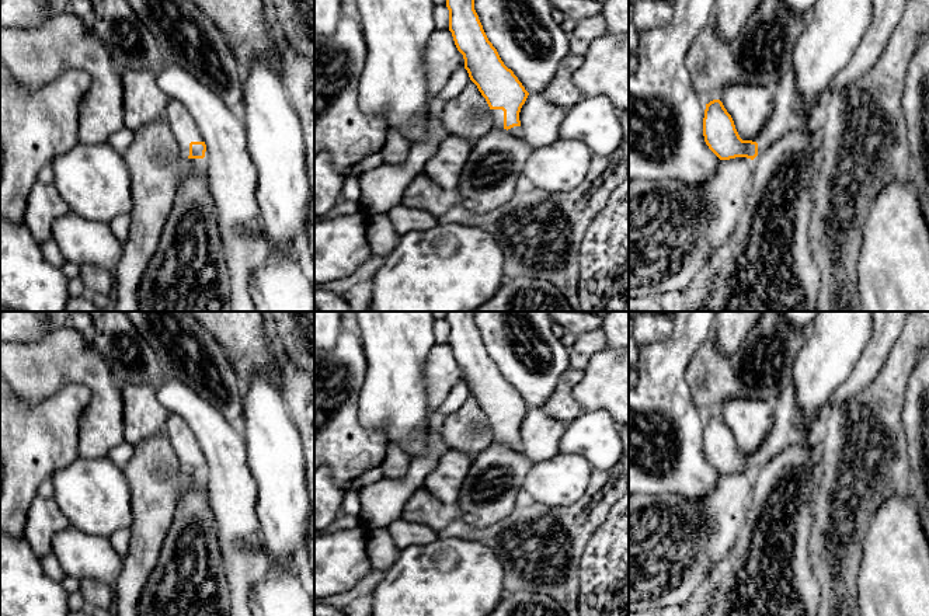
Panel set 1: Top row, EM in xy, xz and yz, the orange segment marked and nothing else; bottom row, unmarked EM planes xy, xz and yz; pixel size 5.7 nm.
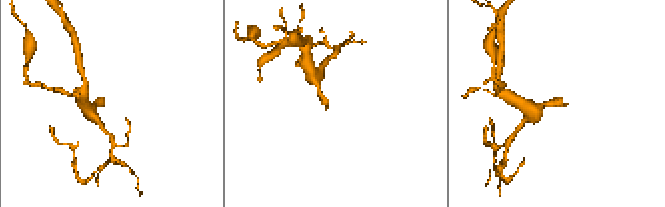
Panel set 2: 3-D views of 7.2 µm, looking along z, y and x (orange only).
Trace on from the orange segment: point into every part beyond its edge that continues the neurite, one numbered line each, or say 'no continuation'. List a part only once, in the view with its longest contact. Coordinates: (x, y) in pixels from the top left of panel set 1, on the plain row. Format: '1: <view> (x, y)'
1: xz (497, 428)

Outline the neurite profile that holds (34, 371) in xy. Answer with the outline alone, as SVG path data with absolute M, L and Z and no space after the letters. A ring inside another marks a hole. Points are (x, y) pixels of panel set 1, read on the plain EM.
M65 326L31 344L0 342L0 377L27 403L36 404L56 393L67 375L90 391L90 401L79 420L79 457L100 459L122 442L123 399L104 358L86 334Z

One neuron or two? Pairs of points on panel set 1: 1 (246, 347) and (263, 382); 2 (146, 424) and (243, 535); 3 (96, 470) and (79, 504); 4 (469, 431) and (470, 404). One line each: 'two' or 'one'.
1: two
2: two
3: one
4: one

